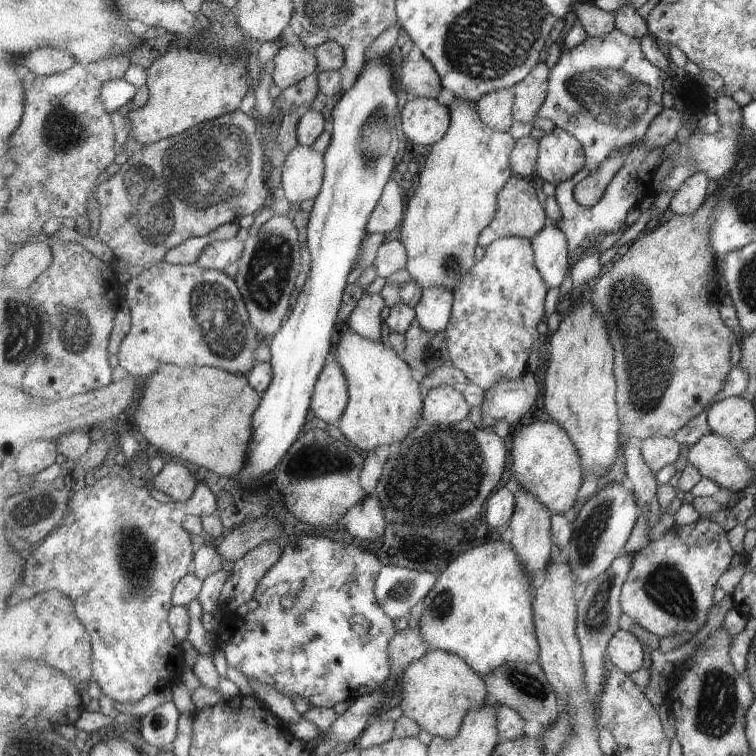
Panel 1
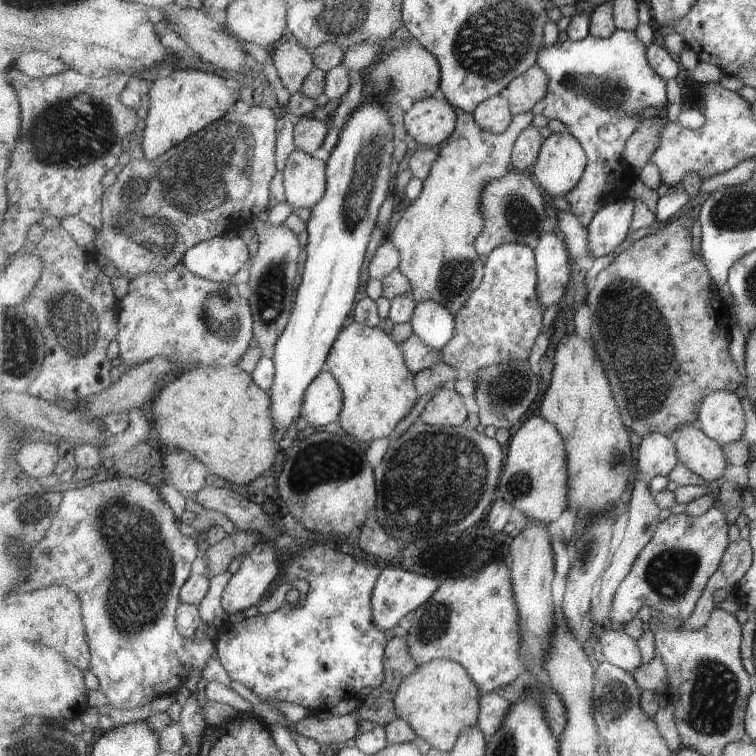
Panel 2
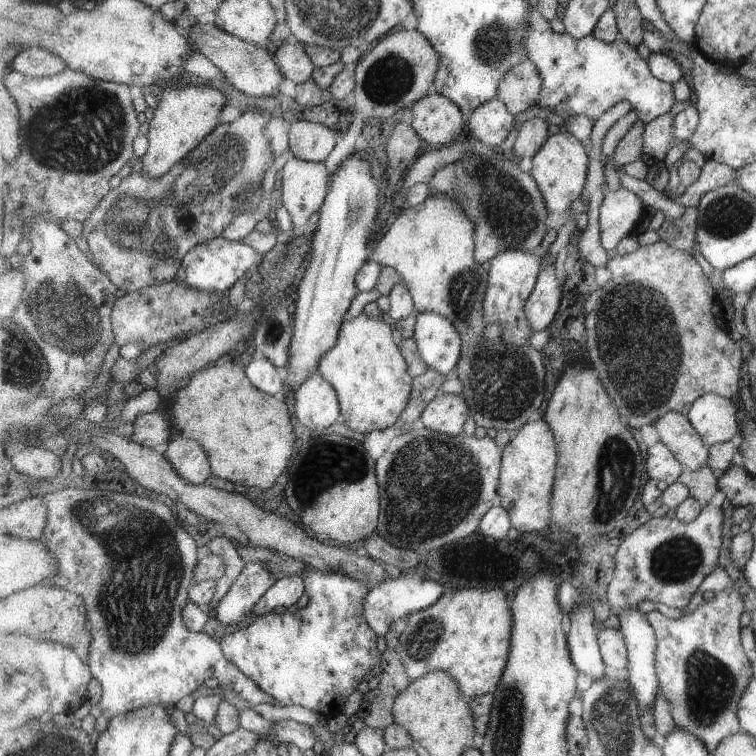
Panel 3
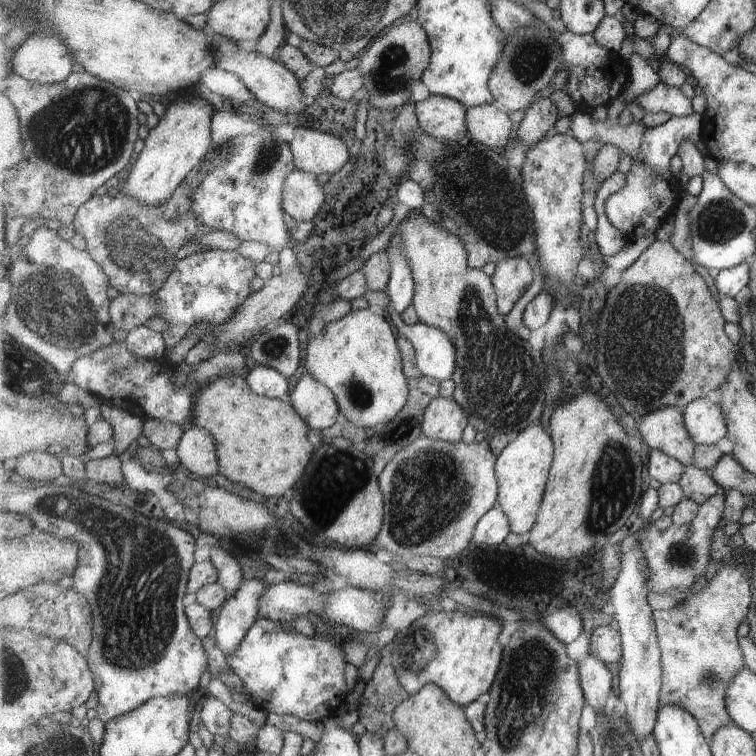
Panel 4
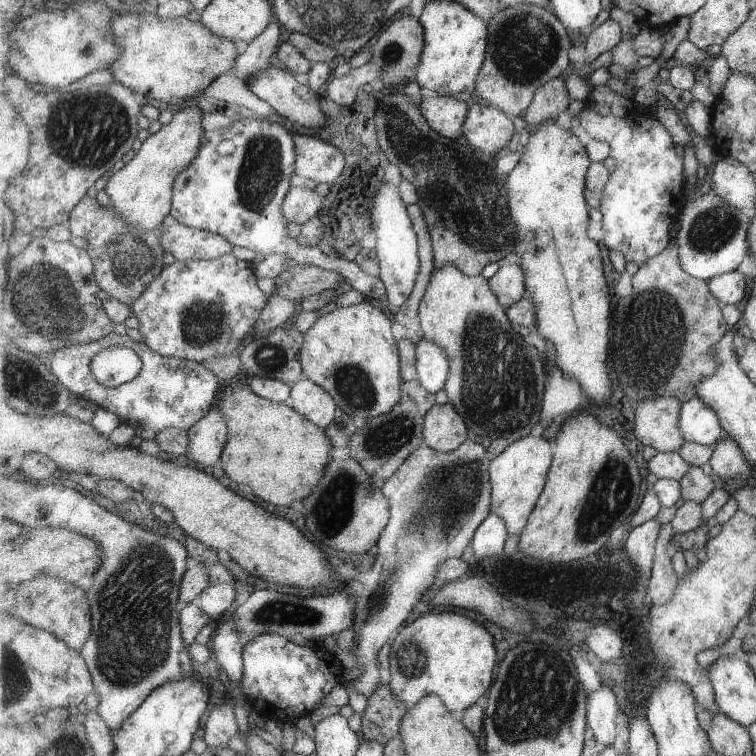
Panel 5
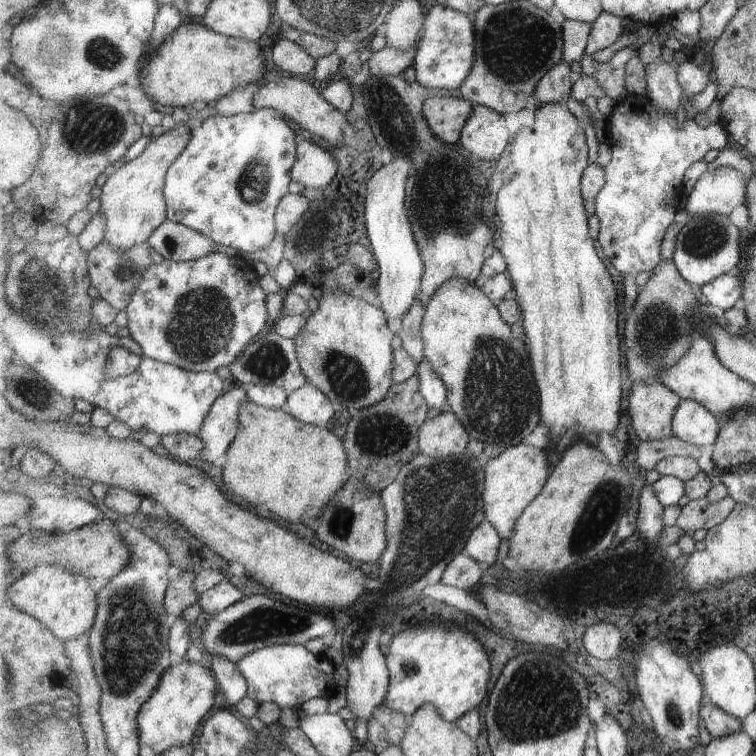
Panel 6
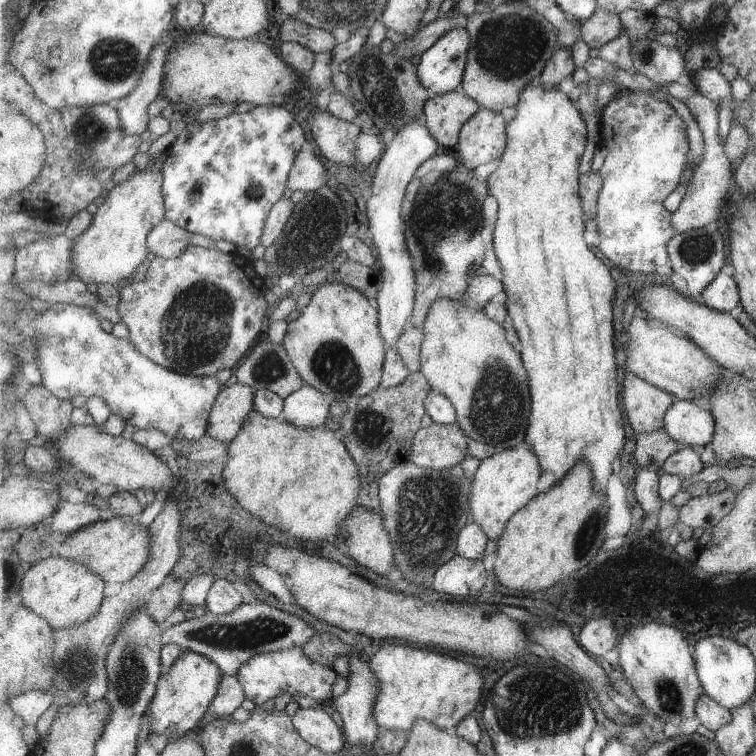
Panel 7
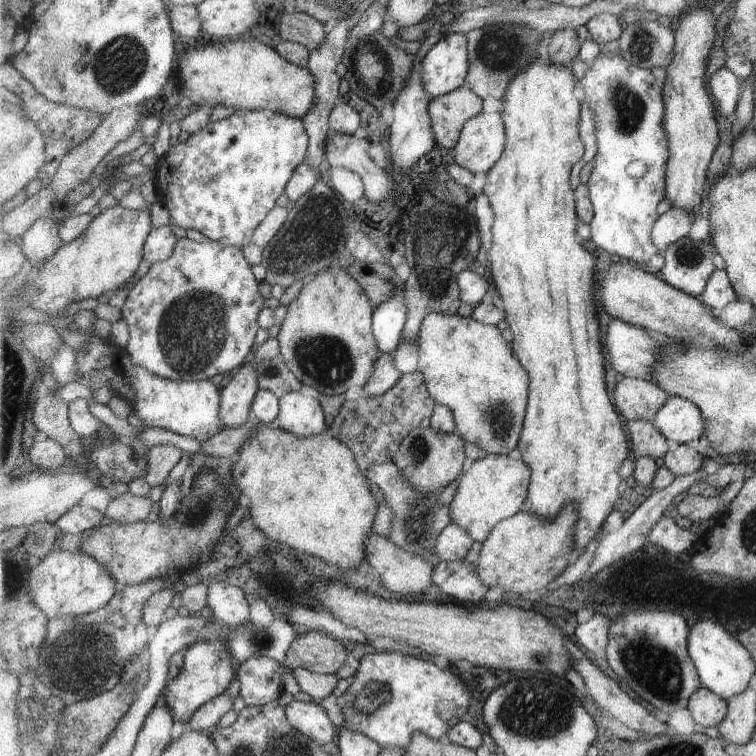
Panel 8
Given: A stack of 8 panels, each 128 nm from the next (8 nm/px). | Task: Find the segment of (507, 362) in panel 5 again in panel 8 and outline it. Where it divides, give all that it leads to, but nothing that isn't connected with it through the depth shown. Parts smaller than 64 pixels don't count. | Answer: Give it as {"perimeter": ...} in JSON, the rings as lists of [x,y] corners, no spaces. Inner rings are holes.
{"perimeter":[[[429,313],[422,322],[418,338],[420,346],[419,371],[426,378],[426,385],[437,403],[452,408],[456,418],[456,432],[466,442],[479,445],[488,454],[508,455],[519,444],[523,420],[529,398],[529,374],[511,350],[503,332],[495,325],[488,325],[473,316],[463,317],[445,313]]]}

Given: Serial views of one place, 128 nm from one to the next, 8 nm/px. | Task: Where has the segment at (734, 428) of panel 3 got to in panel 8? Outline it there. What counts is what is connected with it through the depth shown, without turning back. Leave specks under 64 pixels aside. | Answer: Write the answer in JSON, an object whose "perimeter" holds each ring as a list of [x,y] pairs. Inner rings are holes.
{"perimeter":[[[671,395],[667,404],[656,414],[653,423],[673,442],[686,445],[699,440],[708,431],[702,410],[690,400]]]}

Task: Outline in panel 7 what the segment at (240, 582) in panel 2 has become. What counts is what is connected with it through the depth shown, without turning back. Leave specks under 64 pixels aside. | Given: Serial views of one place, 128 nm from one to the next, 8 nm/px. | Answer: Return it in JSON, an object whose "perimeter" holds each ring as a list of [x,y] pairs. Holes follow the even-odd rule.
{"perimeter":[[[224,674],[220,684],[219,692],[210,706],[207,719],[229,718],[246,698],[246,692],[238,677]]]}

